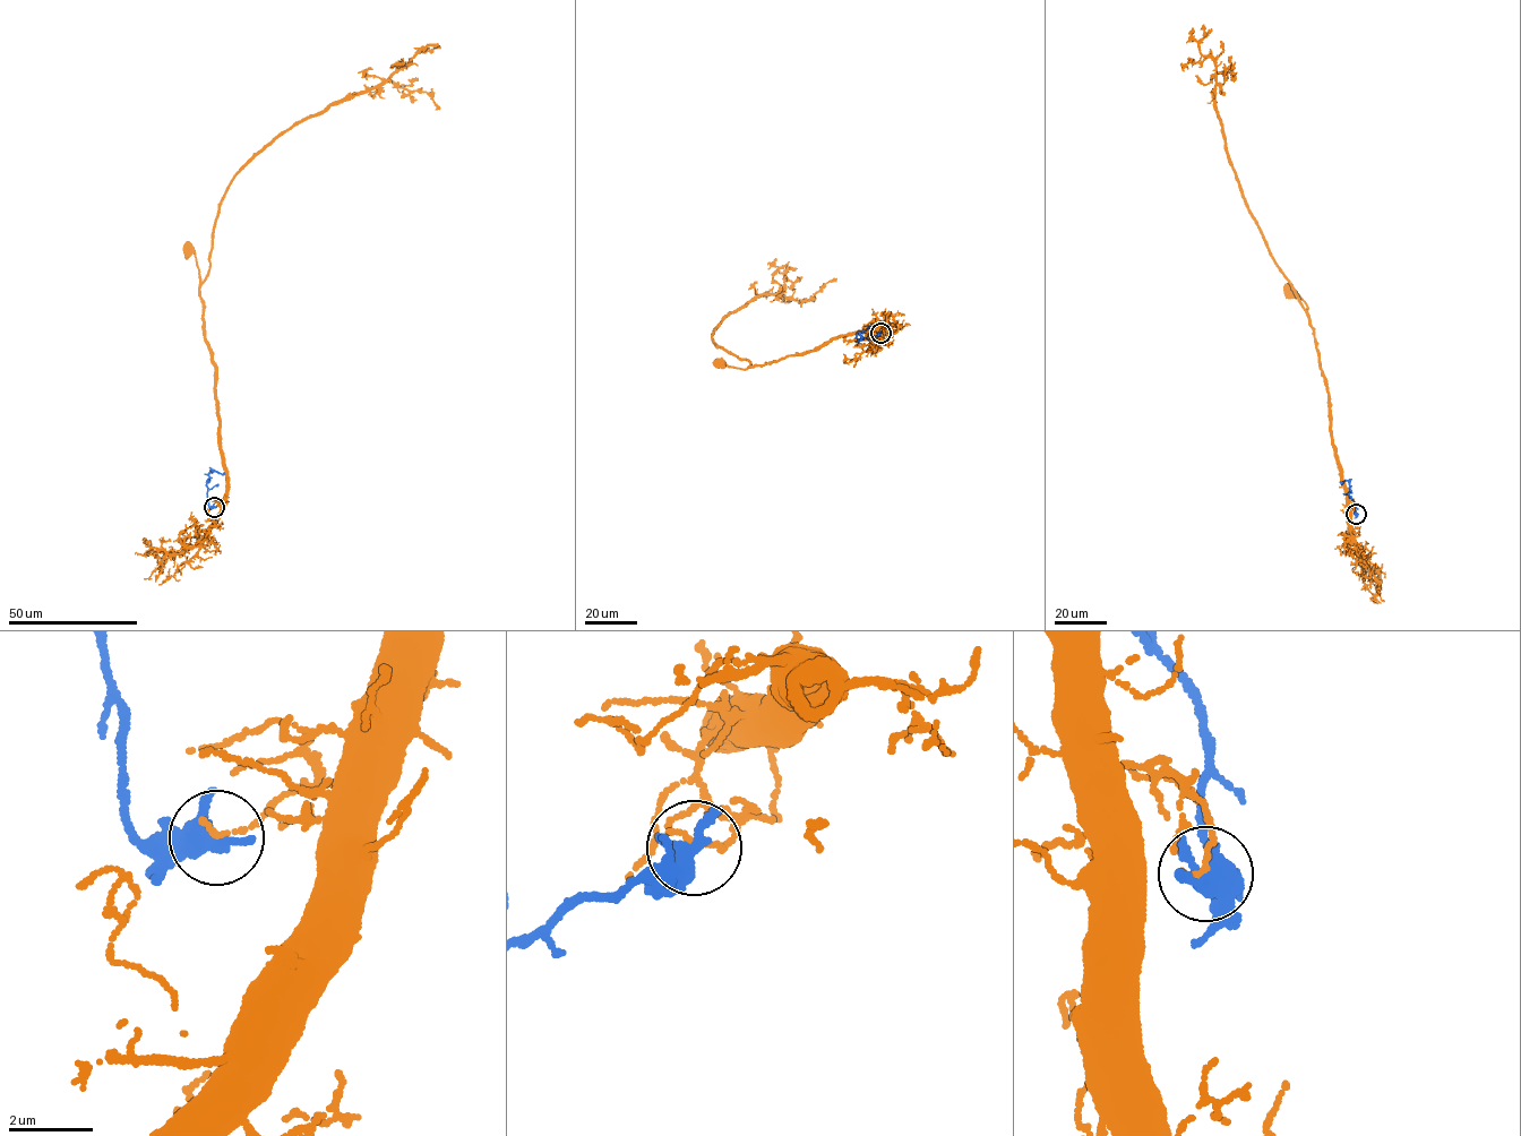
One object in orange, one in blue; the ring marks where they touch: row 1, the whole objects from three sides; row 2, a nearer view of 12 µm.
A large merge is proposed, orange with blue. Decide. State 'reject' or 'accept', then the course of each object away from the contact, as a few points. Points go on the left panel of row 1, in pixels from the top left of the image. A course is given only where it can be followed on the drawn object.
reject; course orange (214, 507), (222, 499), (226, 482), (215, 362), (205, 337), (196, 257), (188, 251); course blue (214, 507), (208, 506), (208, 473), (211, 468), (225, 473)

